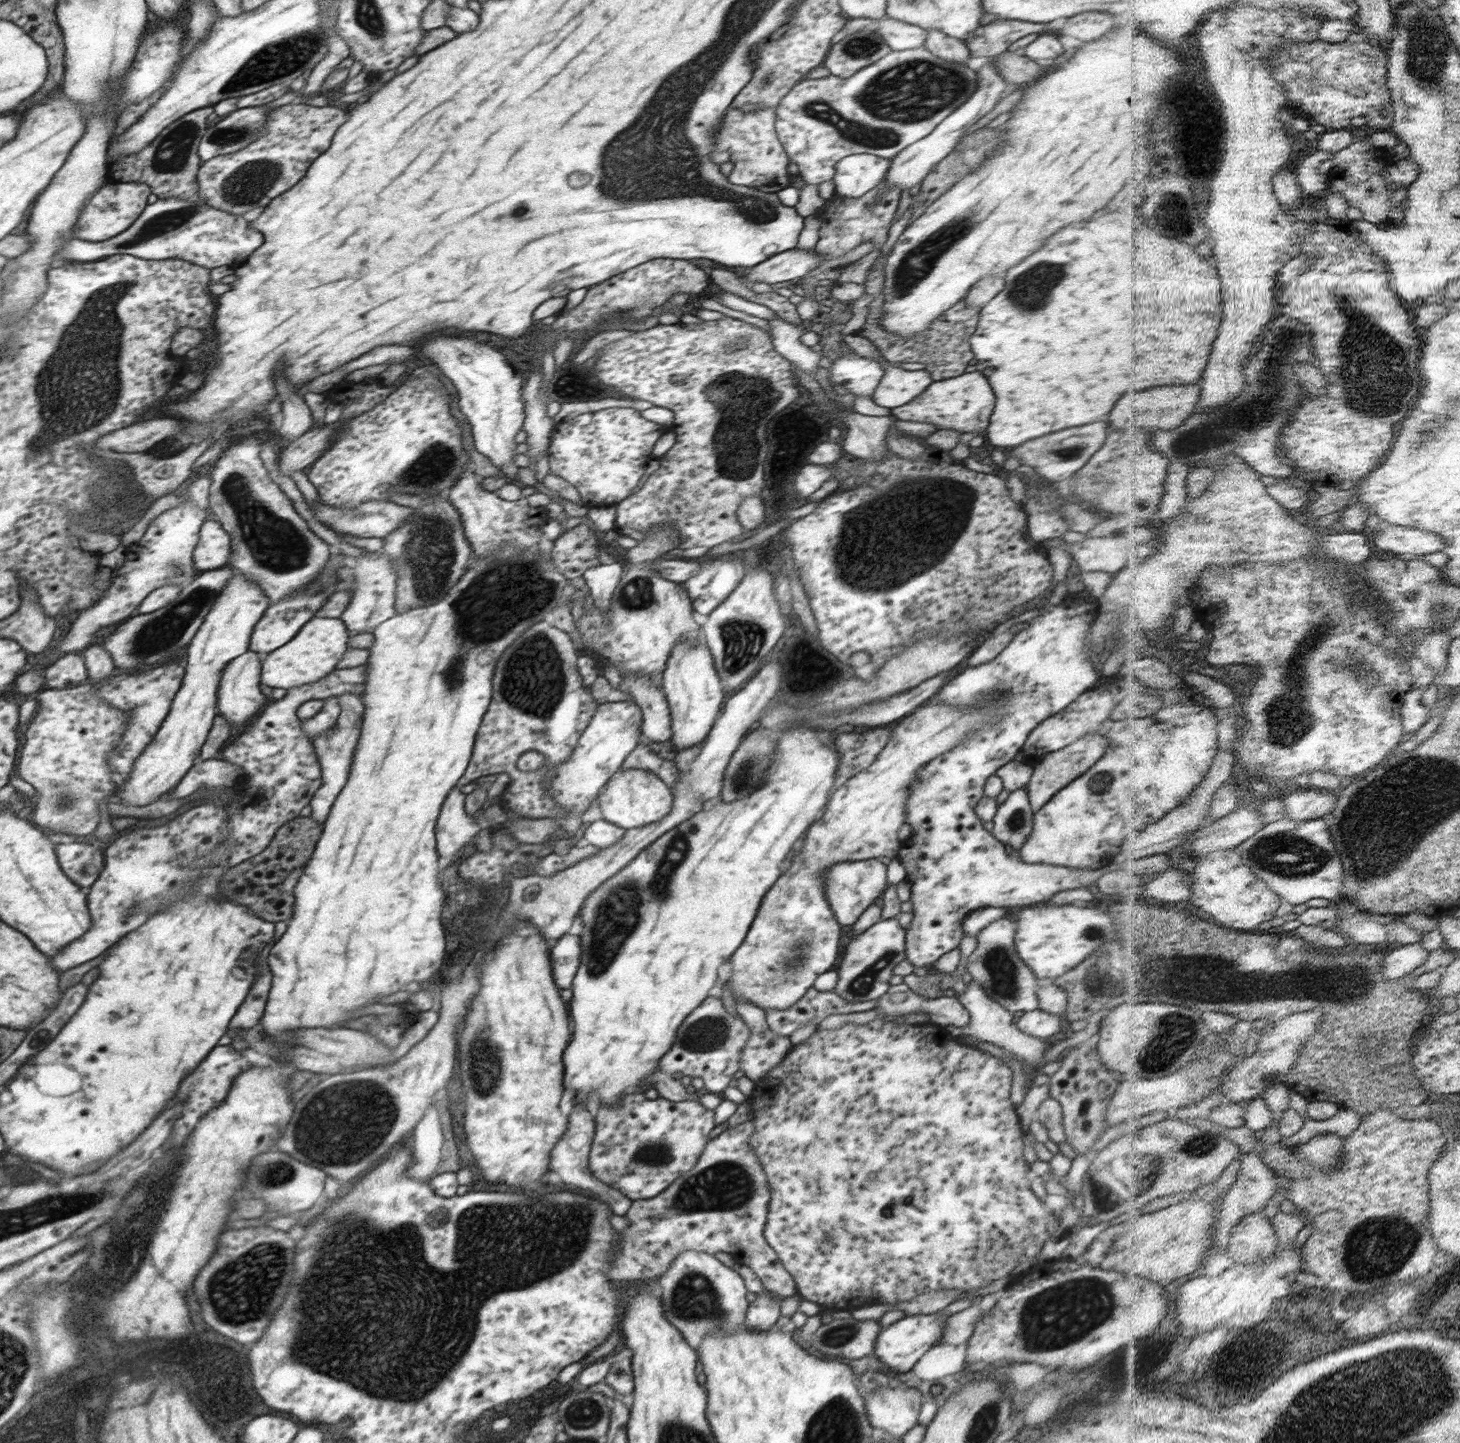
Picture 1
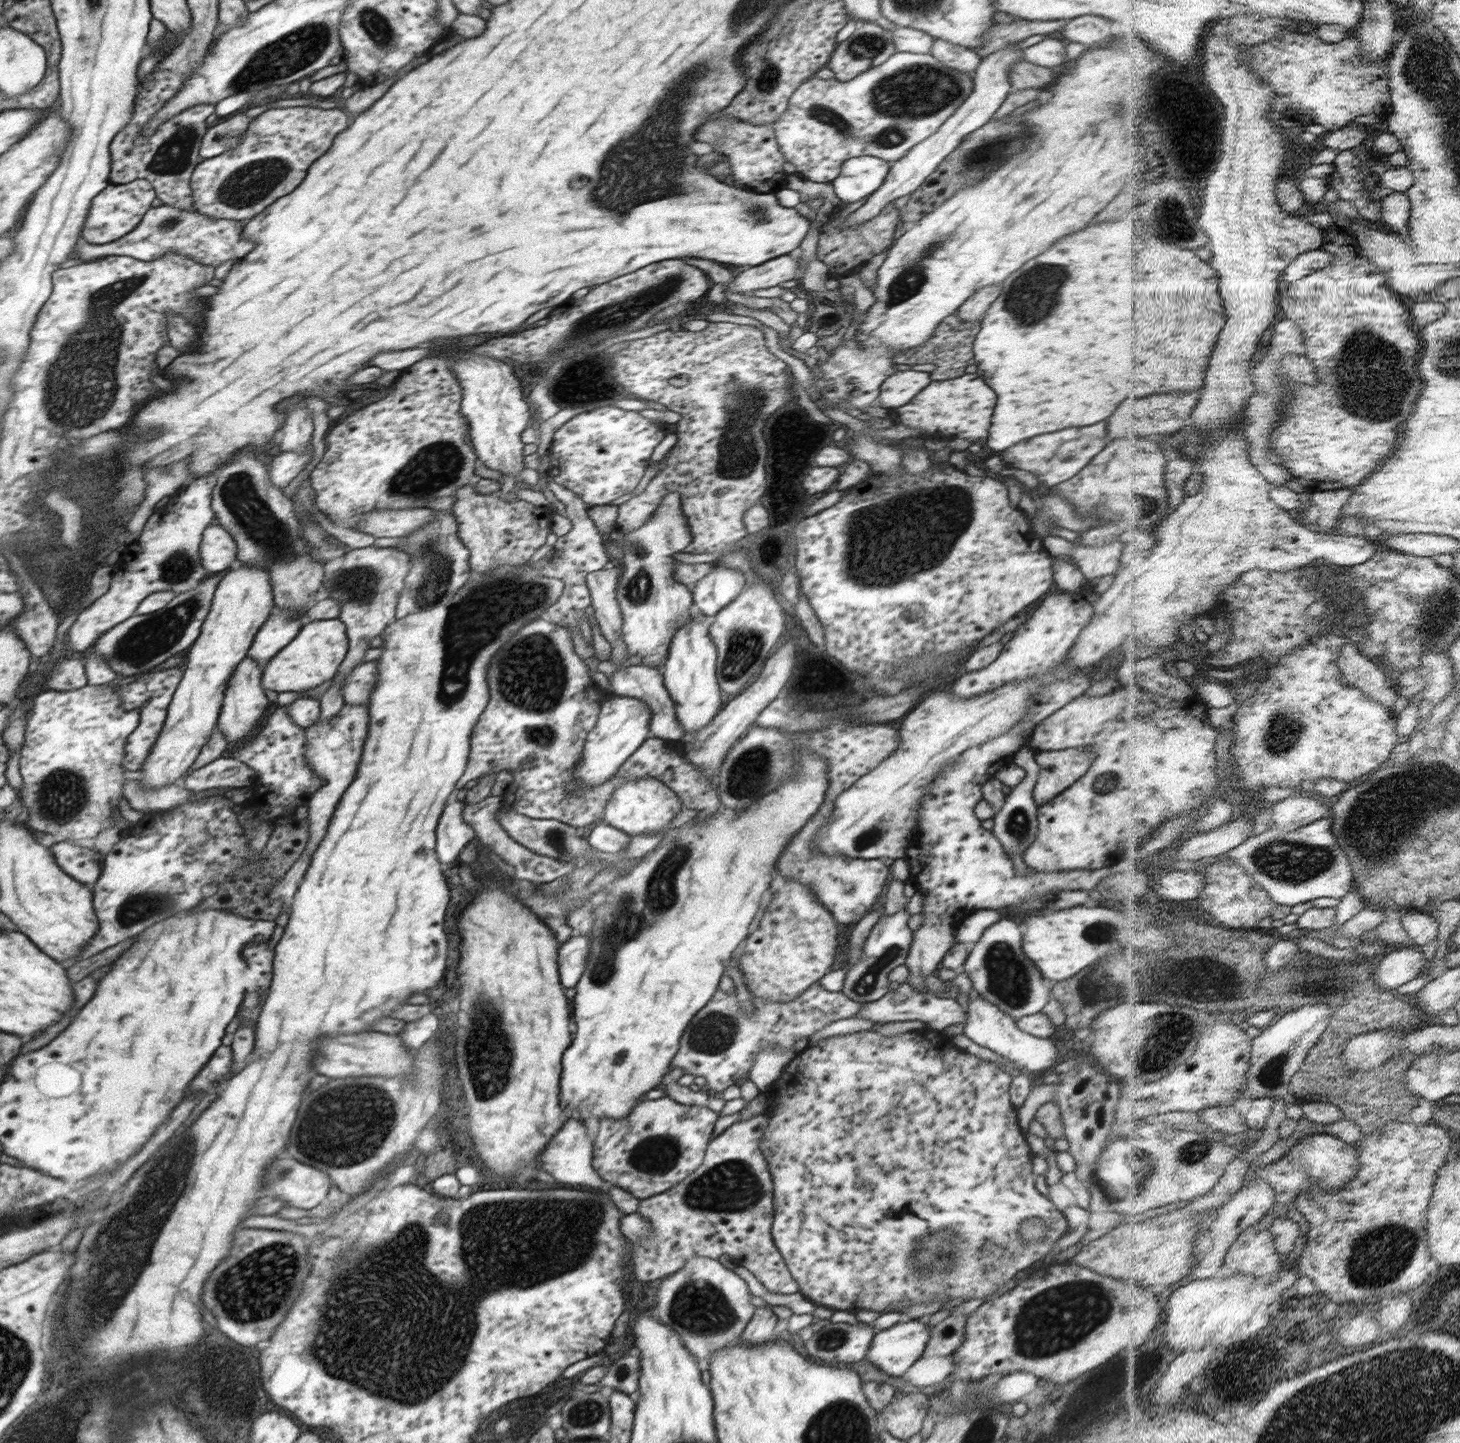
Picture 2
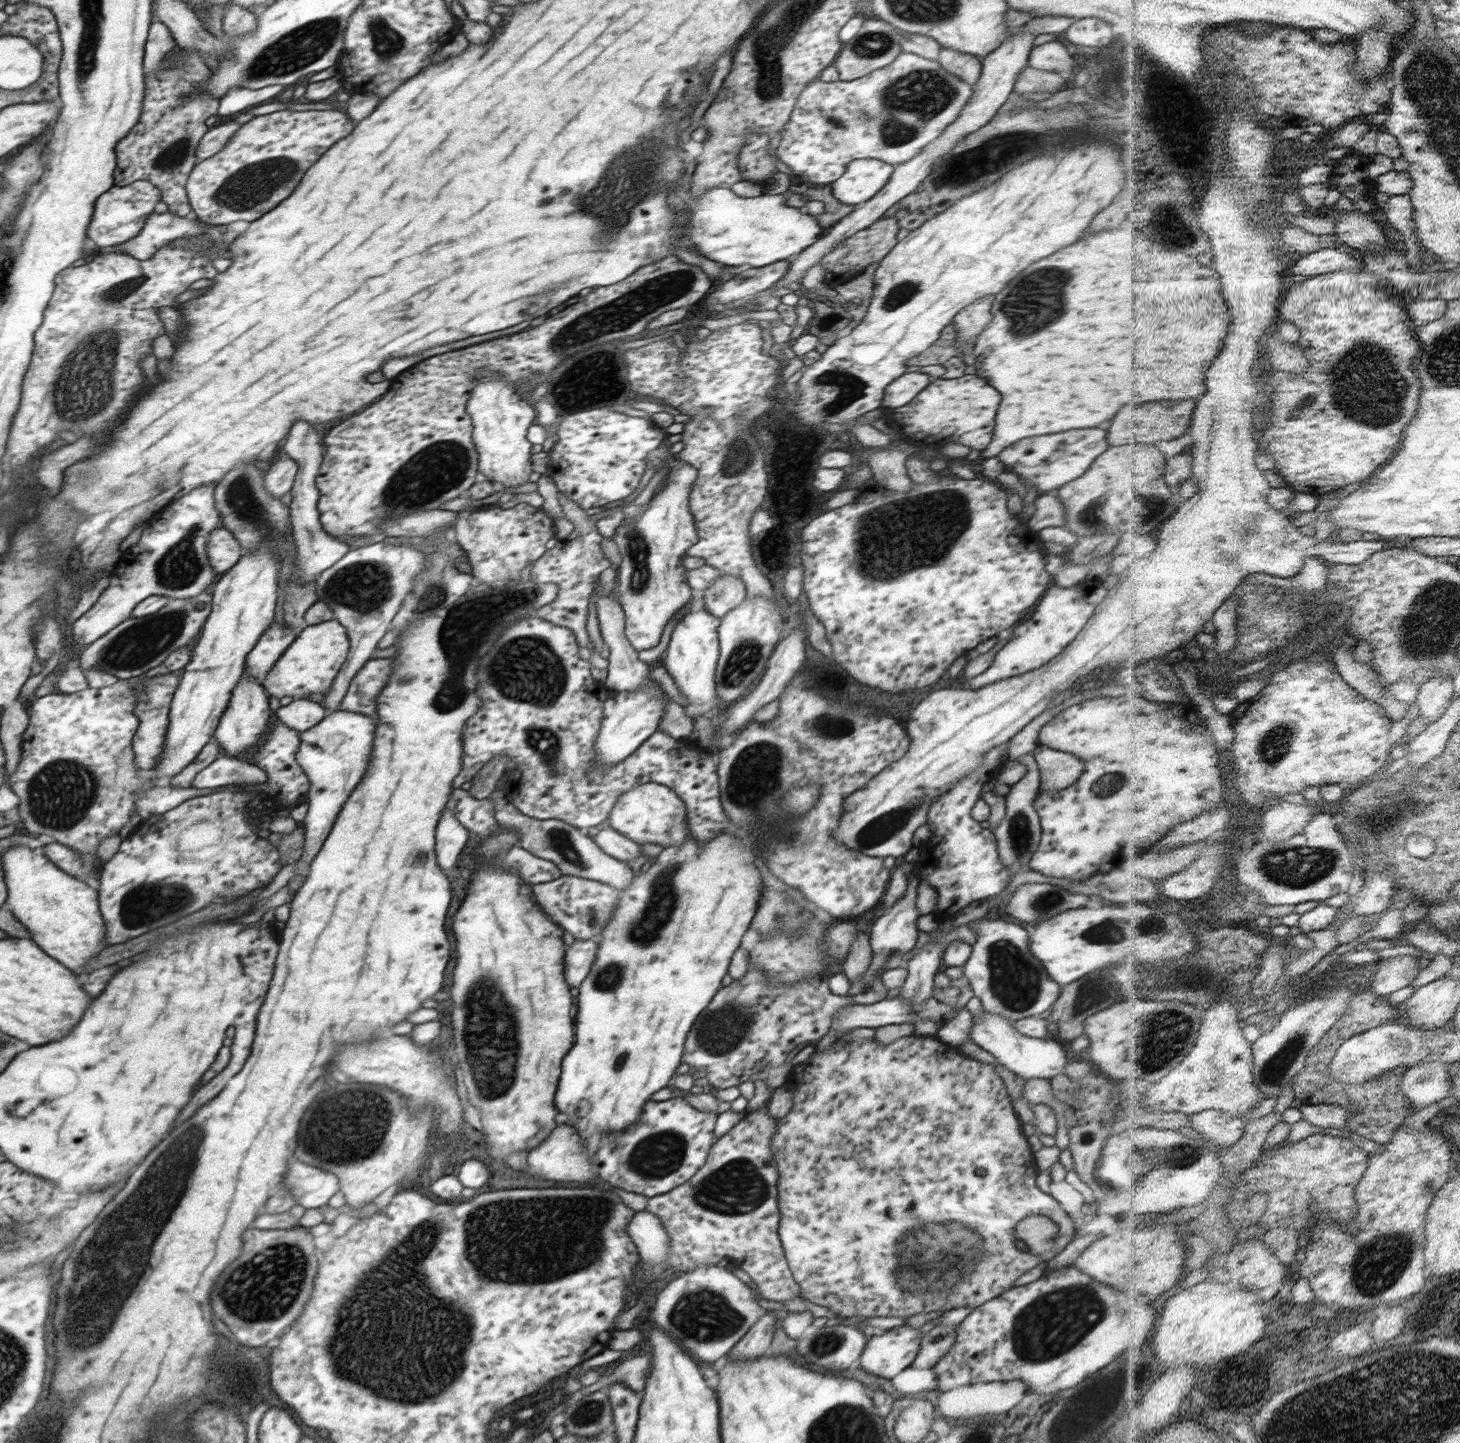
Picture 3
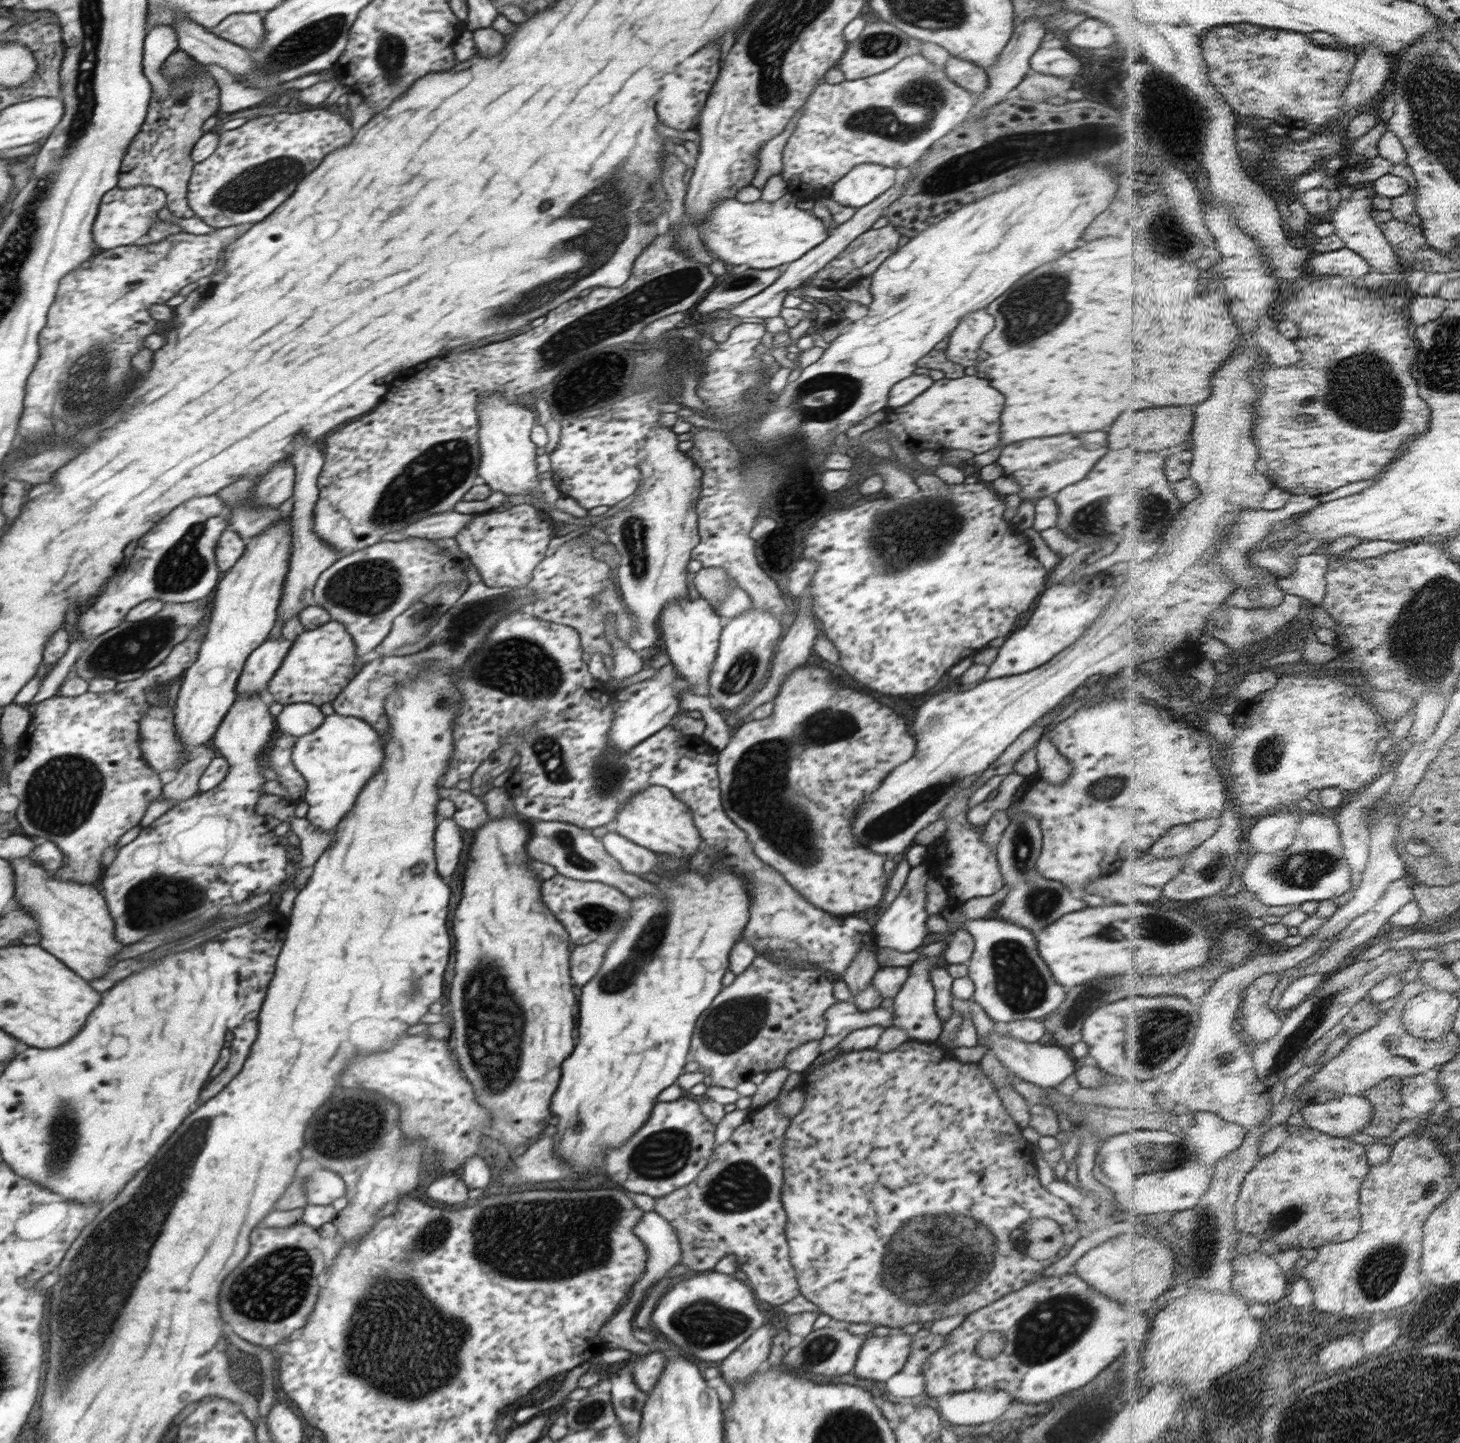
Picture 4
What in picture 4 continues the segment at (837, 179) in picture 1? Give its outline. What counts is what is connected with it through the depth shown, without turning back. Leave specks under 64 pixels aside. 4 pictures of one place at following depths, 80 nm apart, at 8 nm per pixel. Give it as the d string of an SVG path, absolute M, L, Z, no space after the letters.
M859 164L831 188L830 199L860 208L873 202L895 183L896 168L881 164Z

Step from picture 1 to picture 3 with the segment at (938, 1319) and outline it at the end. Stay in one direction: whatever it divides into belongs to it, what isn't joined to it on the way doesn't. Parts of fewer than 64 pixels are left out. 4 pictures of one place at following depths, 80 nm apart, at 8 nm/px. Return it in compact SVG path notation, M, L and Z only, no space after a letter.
M906 1325L866 1341L858 1368L880 1378L894 1378L911 1366L920 1350L922 1332Z

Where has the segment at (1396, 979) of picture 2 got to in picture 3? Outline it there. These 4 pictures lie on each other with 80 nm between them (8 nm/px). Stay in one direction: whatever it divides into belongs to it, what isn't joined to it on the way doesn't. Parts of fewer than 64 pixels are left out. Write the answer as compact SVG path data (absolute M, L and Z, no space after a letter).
M1412 955L1396 956L1382 961L1379 973L1373 982L1373 989L1380 996L1389 997L1396 990L1404 990L1408 988L1420 972L1421 957Z

